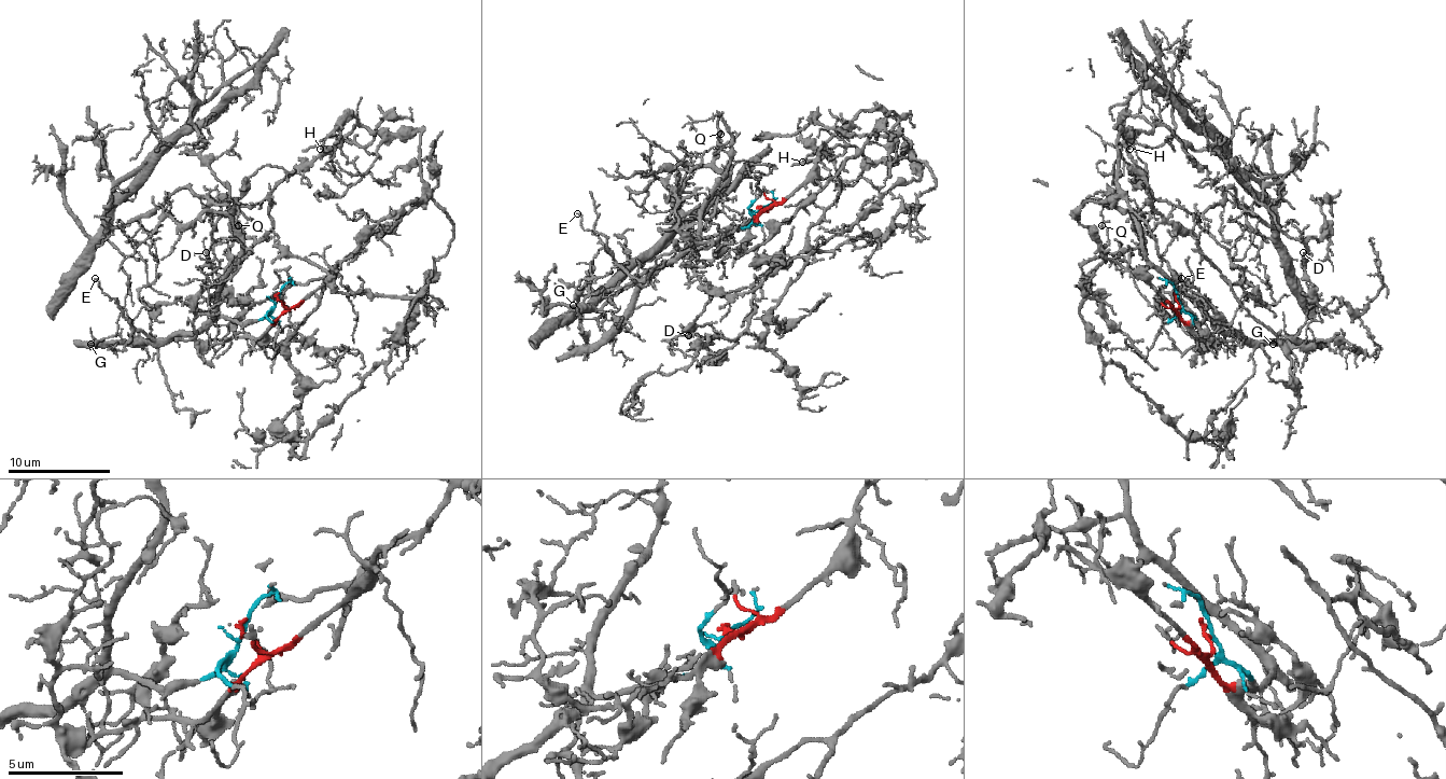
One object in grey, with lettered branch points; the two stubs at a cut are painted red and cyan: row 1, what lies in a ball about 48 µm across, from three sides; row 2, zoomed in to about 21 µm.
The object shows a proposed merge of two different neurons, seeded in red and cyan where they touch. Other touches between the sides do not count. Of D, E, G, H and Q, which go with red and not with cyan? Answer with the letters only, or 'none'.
D, H

